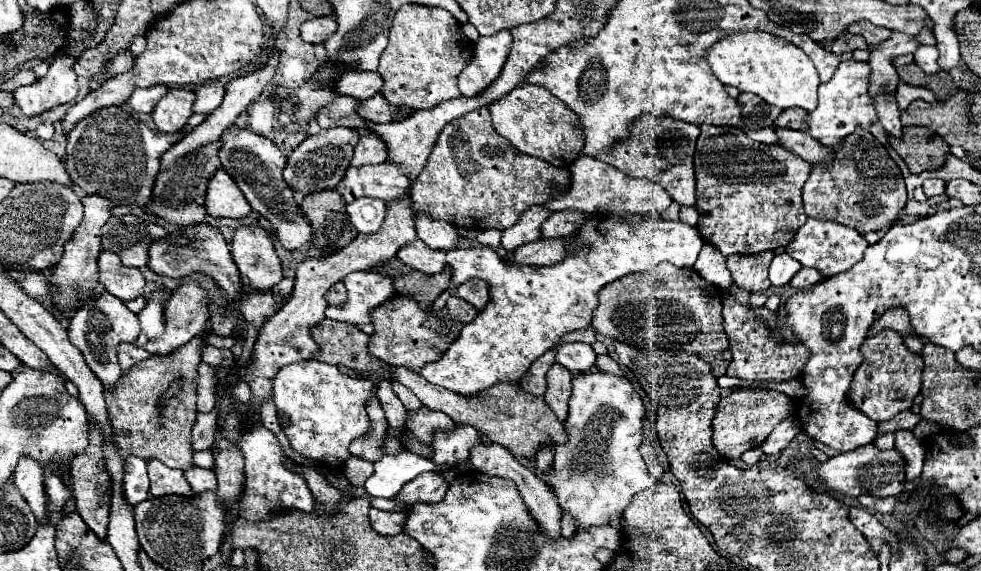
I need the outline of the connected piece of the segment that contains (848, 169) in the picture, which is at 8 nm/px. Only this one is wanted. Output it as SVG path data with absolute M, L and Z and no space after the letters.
M857 129L855 133L847 135L843 139L843 145L839 145L839 149L833 151L831 165L813 165L811 175L803 185L803 205L809 217L837 221L841 225L857 229L861 235L869 231L887 231L901 215L905 203L907 203L907 191L897 163L867 129Z

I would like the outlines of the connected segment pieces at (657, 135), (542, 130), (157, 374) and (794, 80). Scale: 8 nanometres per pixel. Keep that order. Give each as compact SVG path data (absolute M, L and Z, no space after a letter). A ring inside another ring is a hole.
M643 113L639 119L635 119L635 123L629 129L629 137L621 139L617 143L613 143L613 147L603 153L603 155L595 155L597 159L617 167L619 171L623 171L629 177L645 177L649 181L655 183L655 179L659 181L659 185L669 193L669 197L685 207L693 207L695 205L695 171L693 171L693 153L695 153L695 141L699 137L699 127L693 123L685 123L679 119L671 119L671 117L655 117L655 115L647 115Z
M539 85L515 87L503 99L491 103L489 111L495 131L509 139L509 143L525 155L535 155L553 165L569 167L583 151L585 133L579 117L569 107L565 107L563 101L559 101Z
M201 333L197 337L193 337L187 345L175 349L169 355L151 355L147 361L141 361L135 369L131 369L129 373L123 373L121 381L115 385L115 391L105 391L105 401L107 401L107 411L109 411L109 419L111 425L115 429L115 445L119 447L119 451L123 453L123 459L127 459L129 453L149 459L155 457L161 463L165 463L171 469L193 469L193 449L191 449L191 427L197 419L197 409L195 409L195 401L197 401L197 367L201 363L201 351L203 347L207 347L207 335L209 333ZM183 377L183 393L179 397L173 397L165 403L163 411L157 411L157 401L161 399L161 395L169 389L169 385L177 379Z
M763 31L731 33L705 51L705 61L723 85L755 93L771 105L781 109L801 107L805 111L813 111L817 107L819 75L811 59L797 45L791 45L785 39Z

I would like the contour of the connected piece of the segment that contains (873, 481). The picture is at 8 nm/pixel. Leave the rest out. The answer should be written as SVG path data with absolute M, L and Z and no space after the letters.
M873 443L859 447L855 451L839 453L835 457L827 459L827 489L841 491L847 497L857 499L861 493L867 493L871 497L887 497L887 495L899 495L905 485L905 463L903 457L891 449L891 451L879 451Z

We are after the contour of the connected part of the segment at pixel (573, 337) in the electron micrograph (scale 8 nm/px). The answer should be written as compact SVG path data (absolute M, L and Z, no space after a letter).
M593 327L585 329L585 331L575 331L575 333L567 333L561 337L559 343L571 343L571 341L585 341L585 343L595 343L595 331Z

